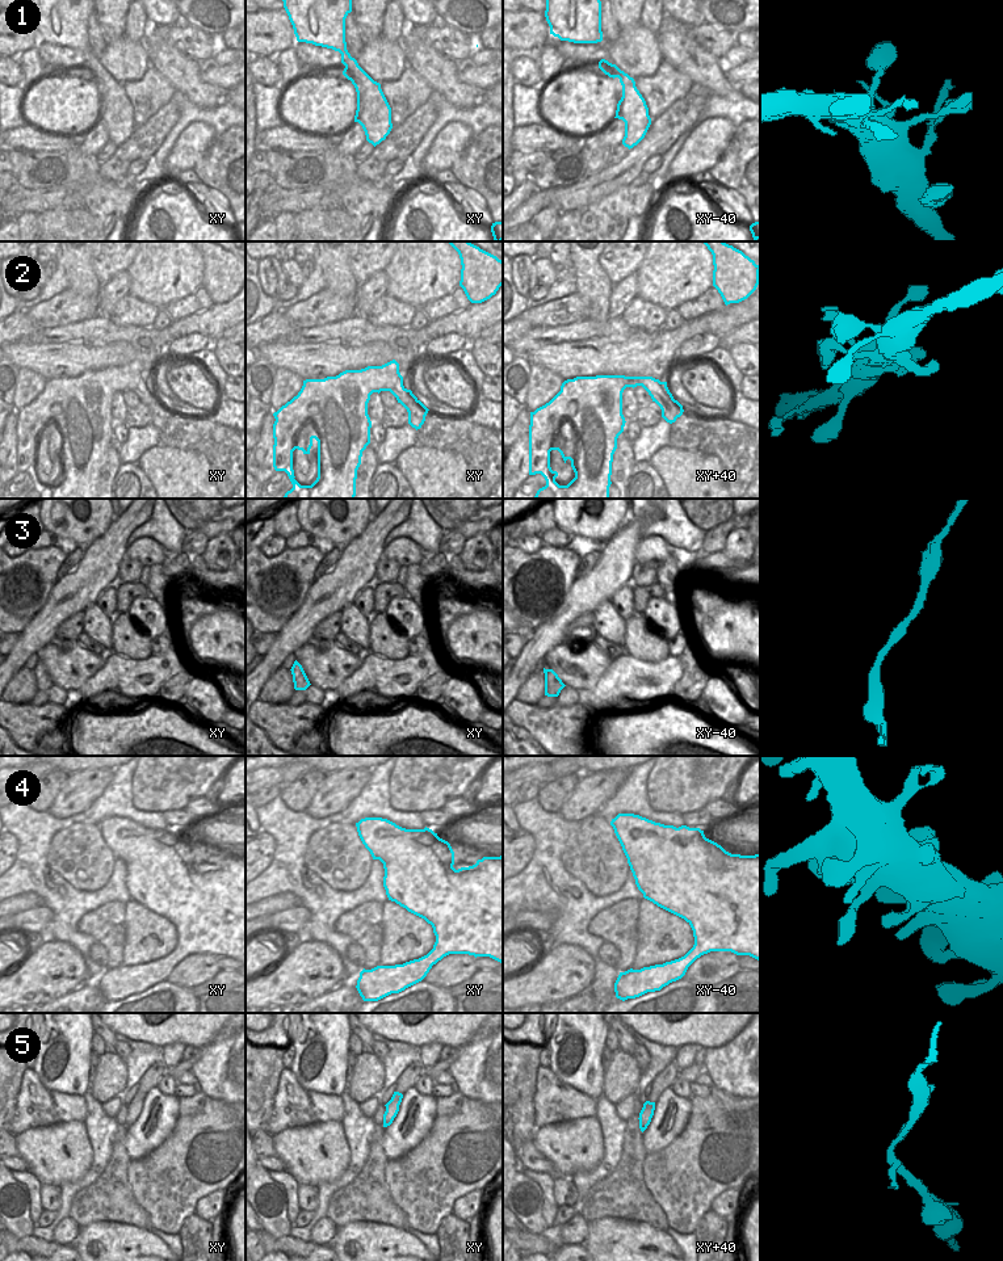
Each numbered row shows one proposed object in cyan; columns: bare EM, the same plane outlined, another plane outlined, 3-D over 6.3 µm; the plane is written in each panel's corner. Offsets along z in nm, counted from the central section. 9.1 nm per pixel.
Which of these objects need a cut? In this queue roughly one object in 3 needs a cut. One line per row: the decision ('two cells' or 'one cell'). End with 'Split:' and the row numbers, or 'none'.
1: one cell
2: one cell
3: one cell
4: one cell
5: one cell
Split: none

